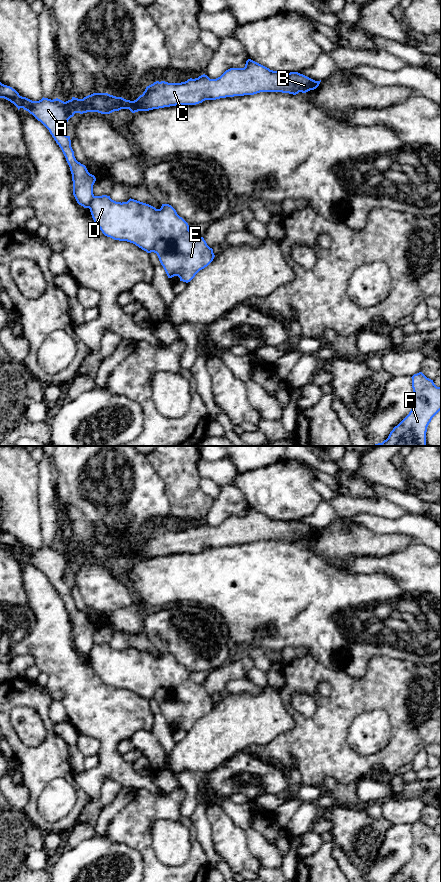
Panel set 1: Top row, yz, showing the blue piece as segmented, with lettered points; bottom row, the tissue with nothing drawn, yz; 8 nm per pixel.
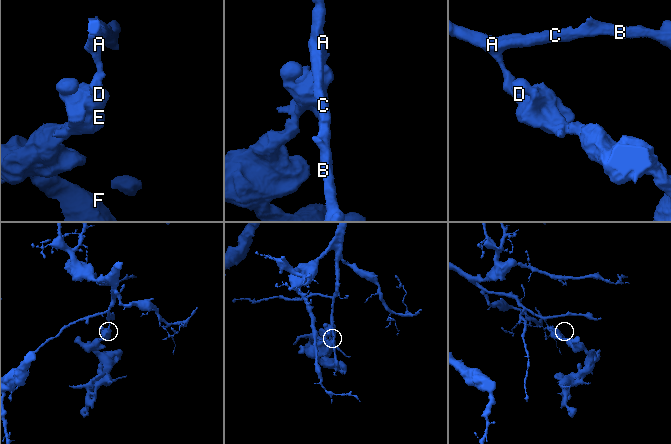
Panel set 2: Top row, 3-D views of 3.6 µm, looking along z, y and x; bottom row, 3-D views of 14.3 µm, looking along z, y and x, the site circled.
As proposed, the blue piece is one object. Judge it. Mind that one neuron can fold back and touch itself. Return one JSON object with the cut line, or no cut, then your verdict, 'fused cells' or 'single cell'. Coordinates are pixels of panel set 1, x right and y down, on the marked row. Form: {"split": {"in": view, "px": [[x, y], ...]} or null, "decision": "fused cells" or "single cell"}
{"split": {"in": "yz", "px": [[94, 196], [88, 207]]}, "decision": "fused cells"}

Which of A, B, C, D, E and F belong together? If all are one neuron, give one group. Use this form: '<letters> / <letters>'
A B C / D E F

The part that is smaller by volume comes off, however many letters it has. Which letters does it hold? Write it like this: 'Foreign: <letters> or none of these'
Foreign: D, E, F

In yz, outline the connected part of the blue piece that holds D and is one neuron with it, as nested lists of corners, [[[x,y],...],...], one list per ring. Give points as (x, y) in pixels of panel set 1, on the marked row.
[[[102,195],[93,197],[89,209],[105,236],[156,253],[168,278],[178,276],[188,283],[215,257],[204,238],[194,235],[169,204],[156,209],[131,198],[121,203]]]

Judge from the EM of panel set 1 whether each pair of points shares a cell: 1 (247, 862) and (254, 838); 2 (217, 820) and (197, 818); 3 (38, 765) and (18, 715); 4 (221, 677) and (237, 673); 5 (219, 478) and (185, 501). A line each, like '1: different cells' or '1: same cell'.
1: different cells
2: different cells
3: different cells
4: same cell
5: different cells

